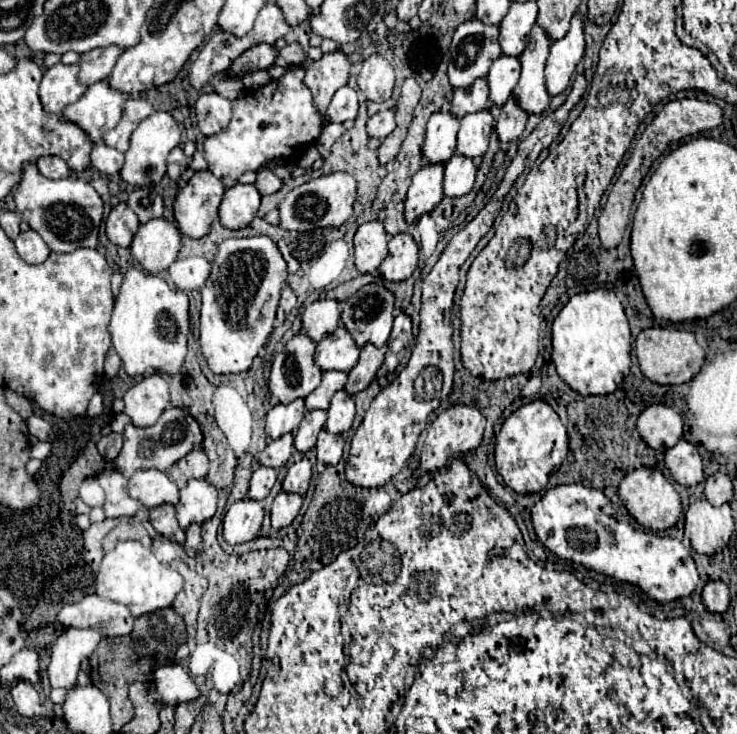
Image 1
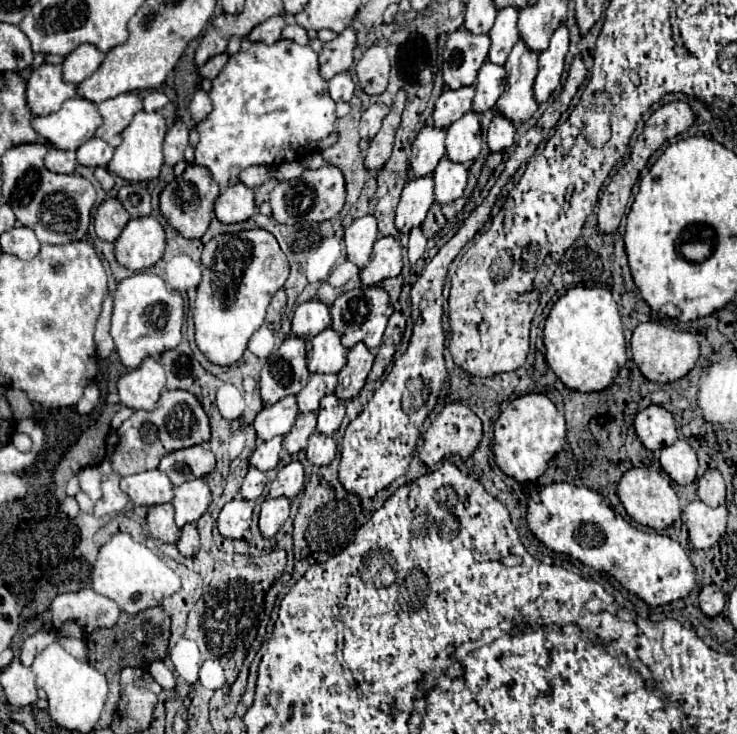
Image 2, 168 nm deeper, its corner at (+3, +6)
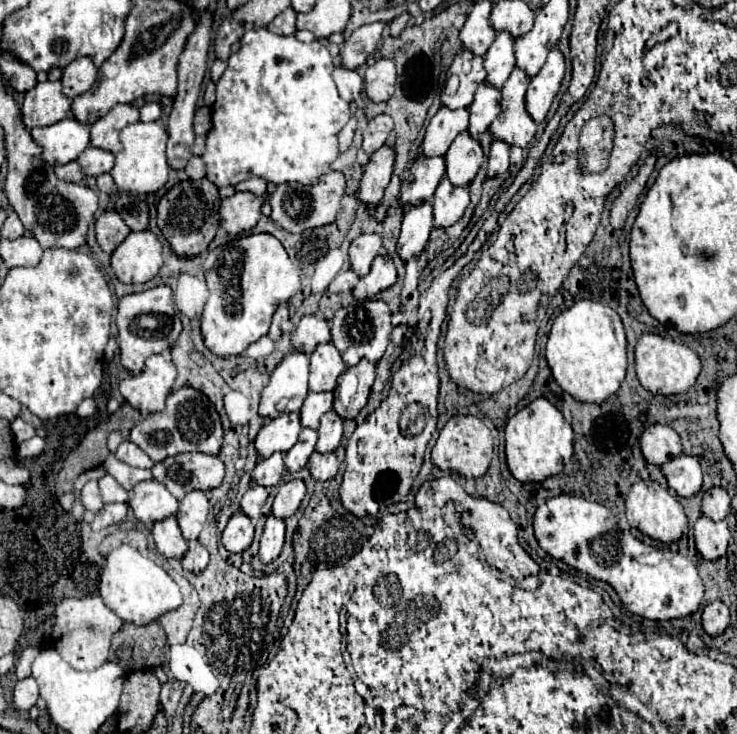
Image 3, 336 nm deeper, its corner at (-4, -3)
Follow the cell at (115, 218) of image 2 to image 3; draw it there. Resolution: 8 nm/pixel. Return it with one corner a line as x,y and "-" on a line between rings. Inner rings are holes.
113,210
103,212
95,222
95,236
105,254
111,254
129,234
129,226

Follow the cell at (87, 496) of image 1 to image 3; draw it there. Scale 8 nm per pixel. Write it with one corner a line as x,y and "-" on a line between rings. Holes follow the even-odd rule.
89,480
83,486
83,490
81,490
81,504
85,506
85,510
91,510
91,512
99,512
103,508
103,502
99,498
97,480

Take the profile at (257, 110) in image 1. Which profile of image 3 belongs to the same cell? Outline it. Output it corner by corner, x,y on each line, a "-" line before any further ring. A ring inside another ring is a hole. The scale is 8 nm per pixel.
259,28
259,30
249,30
245,32
245,36
241,38
241,46
235,54
229,56
227,60
227,70
223,72
223,76
219,78
217,82
217,102
213,104
213,126
207,134
207,148
205,148
205,154
201,156
203,162
207,164
207,178
217,186
235,186
243,180
249,180
249,178
263,178
265,182
273,182
273,184
283,184
283,182
299,182
299,184
317,184
319,178
329,172
329,166
331,162
339,156
339,146
337,146
337,134
339,130
347,124
347,120
351,118
349,114
349,104
339,96
337,92
337,86
331,78
331,72
333,72
333,58
329,54
329,50
319,42
319,40
313,40
313,42
299,42
293,34
291,36
279,36
279,34
273,34
269,32
267,28

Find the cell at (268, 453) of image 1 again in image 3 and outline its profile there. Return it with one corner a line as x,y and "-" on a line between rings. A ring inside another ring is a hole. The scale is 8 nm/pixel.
275,452
273,456
259,460
255,470
253,470
253,478
259,486
277,486
281,484
285,474
285,462
283,462
283,454

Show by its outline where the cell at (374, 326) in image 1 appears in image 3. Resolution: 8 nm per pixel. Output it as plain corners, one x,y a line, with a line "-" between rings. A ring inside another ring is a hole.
383,300
353,302
347,308
337,310
333,320
331,320
333,344
339,350
343,362
347,366
355,366
361,358
367,358
371,364
377,364
379,358
385,354
391,330
393,330
391,312
389,312
389,306

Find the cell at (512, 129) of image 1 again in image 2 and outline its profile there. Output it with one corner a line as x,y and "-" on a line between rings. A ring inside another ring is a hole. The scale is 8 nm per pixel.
496,113
488,127
488,147
490,151
504,151
514,143
516,127
502,113

